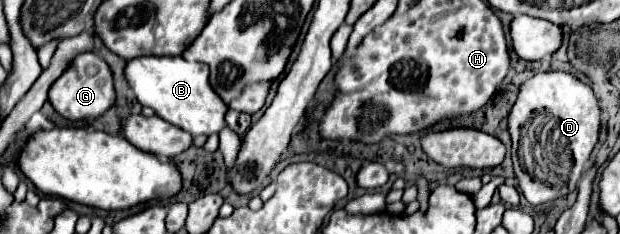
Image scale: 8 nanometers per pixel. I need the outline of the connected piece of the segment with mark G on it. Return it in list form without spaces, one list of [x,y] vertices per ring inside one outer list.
[[[94,52],[78,54],[70,66],[62,72],[58,80],[48,90],[48,100],[54,106],[58,114],[62,114],[66,120],[80,122],[80,120],[92,120],[100,114],[104,114],[110,106],[114,106],[114,84],[112,84],[112,72],[108,64]]]

